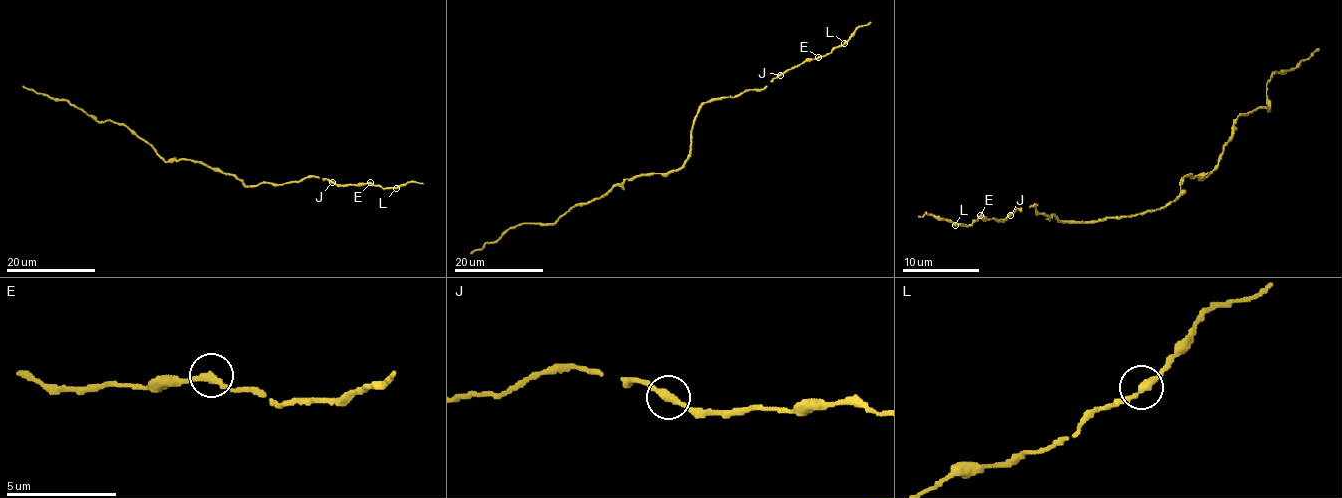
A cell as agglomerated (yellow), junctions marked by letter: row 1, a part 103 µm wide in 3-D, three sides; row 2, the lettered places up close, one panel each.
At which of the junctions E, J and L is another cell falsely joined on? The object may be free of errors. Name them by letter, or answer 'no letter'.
no letter

